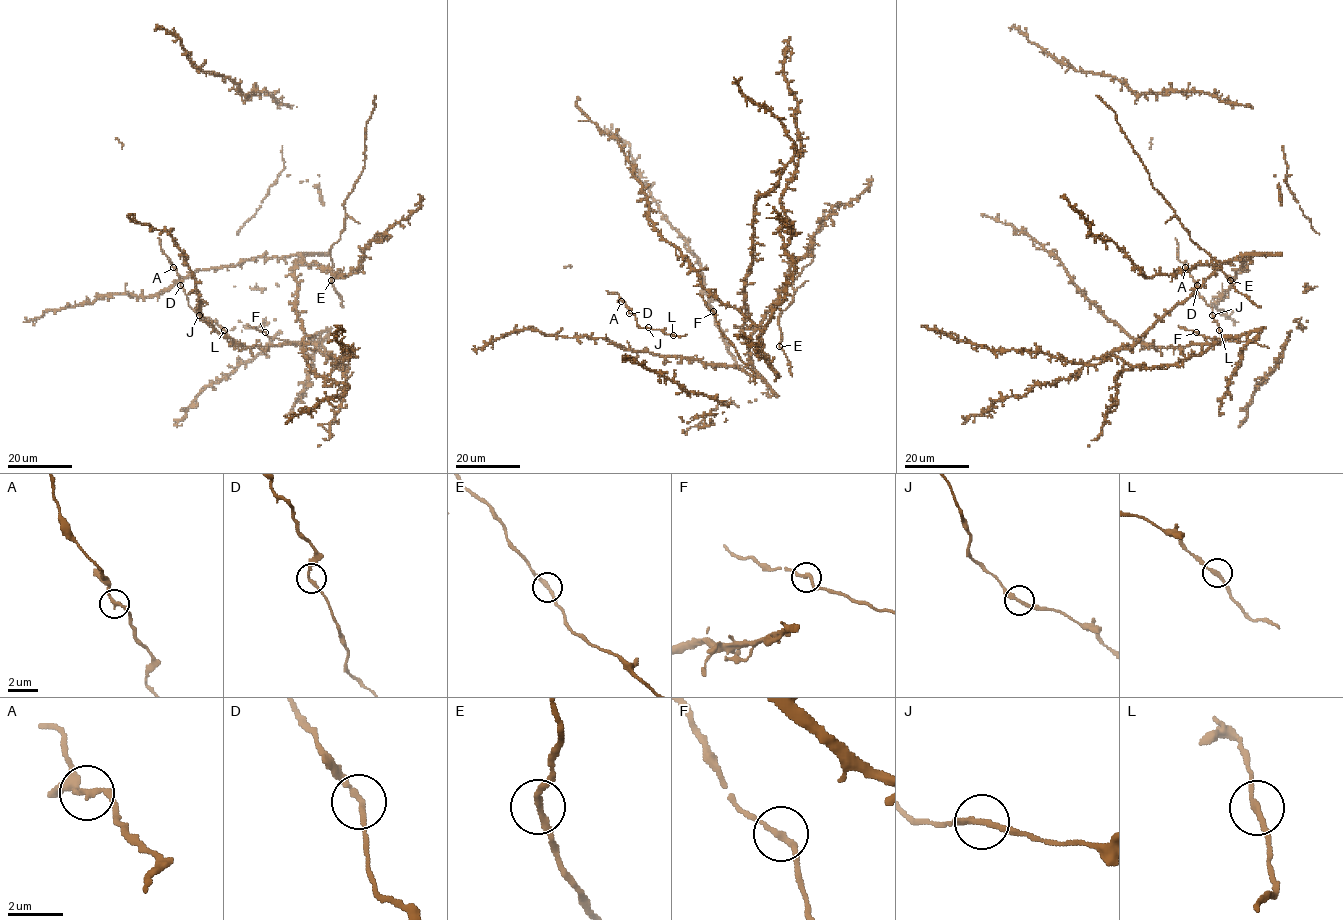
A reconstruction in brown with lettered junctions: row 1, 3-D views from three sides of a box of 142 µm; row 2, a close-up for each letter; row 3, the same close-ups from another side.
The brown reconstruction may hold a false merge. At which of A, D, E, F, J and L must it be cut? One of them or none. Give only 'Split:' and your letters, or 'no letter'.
Split: no letter

